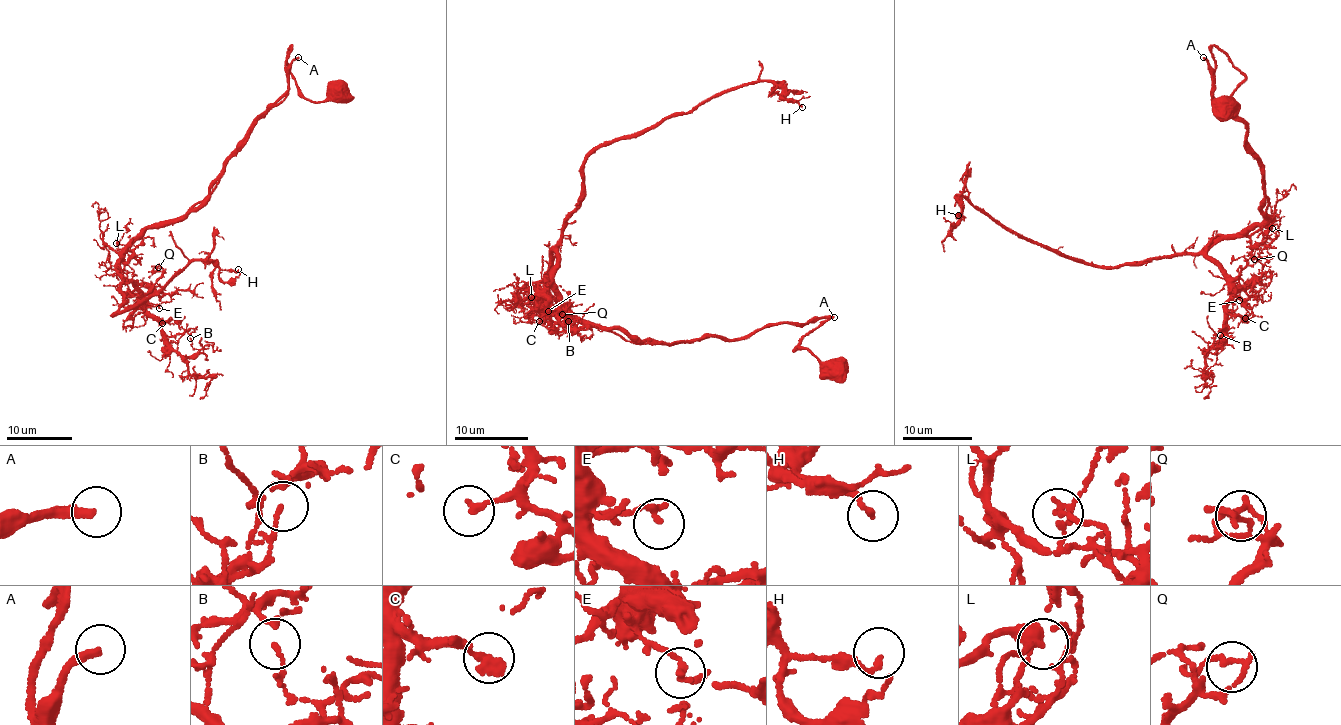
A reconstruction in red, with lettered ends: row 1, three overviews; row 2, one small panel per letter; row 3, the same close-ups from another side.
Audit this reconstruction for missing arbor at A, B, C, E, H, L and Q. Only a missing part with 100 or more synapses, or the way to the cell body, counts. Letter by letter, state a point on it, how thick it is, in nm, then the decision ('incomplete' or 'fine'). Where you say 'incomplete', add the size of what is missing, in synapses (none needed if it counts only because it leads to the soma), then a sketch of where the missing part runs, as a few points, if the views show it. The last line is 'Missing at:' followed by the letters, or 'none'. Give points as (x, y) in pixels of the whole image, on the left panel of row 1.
A: place (298, 57); calibre 240 nm; incomplete; 140 synapses
B: place (190, 338); calibre 80 nm; fine
C: place (162, 323); calibre 180 nm; fine
E: place (159, 308); calibre 190 nm; fine
H: place (238, 269); calibre 140 nm; fine
L: place (116, 243); calibre 130 nm; fine
Q: place (158, 267); calibre 130 nm; fine
Missing at: A

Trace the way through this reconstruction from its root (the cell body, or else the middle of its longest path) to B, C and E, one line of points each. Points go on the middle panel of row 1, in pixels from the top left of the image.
B: (832, 366), (794, 350), (823, 316), (735, 341), (633, 344), (569, 310), (553, 250), (543, 305), (568, 321)
C: (832, 366), (794, 350), (823, 316), (633, 344), (569, 310), (553, 250), (539, 321)
E: (832, 366), (794, 350), (823, 316), (735, 341), (633, 344), (569, 310), (553, 250), (539, 300), (548, 311)

